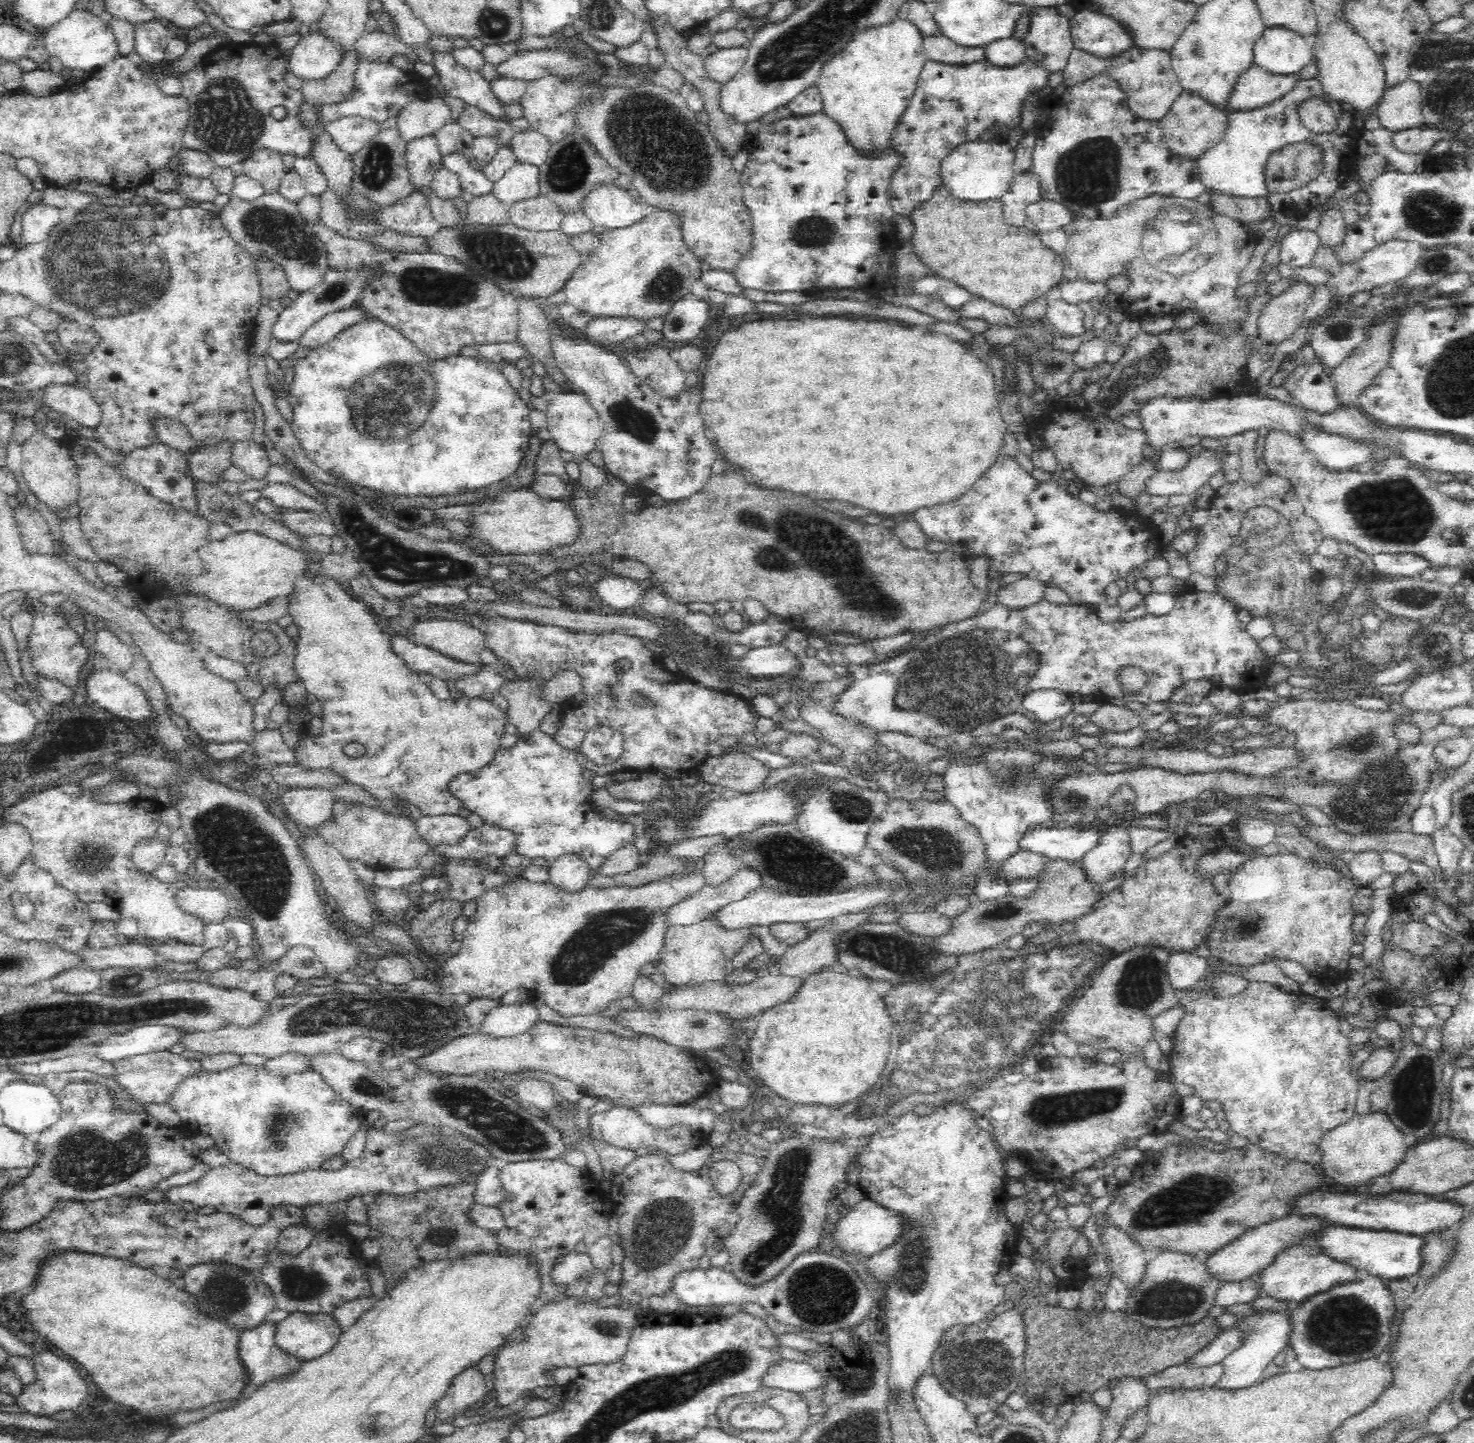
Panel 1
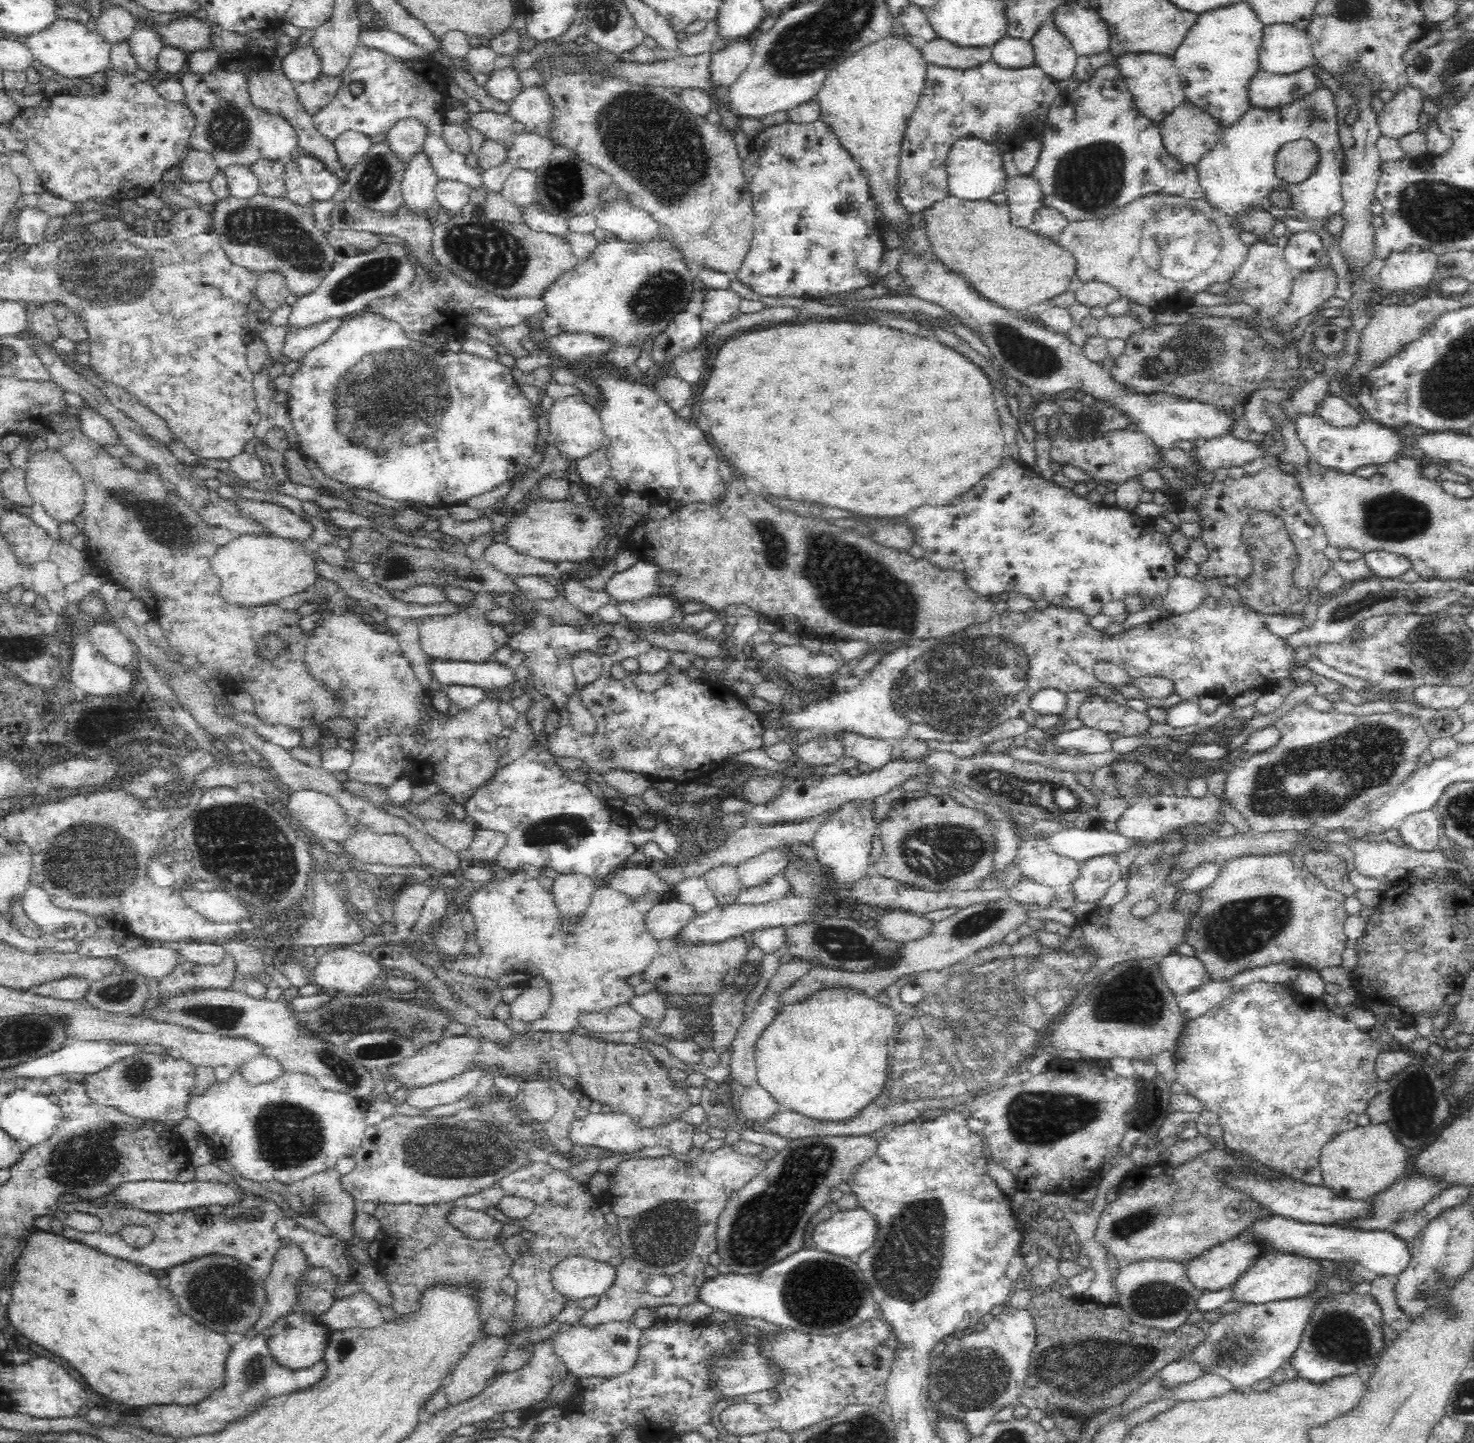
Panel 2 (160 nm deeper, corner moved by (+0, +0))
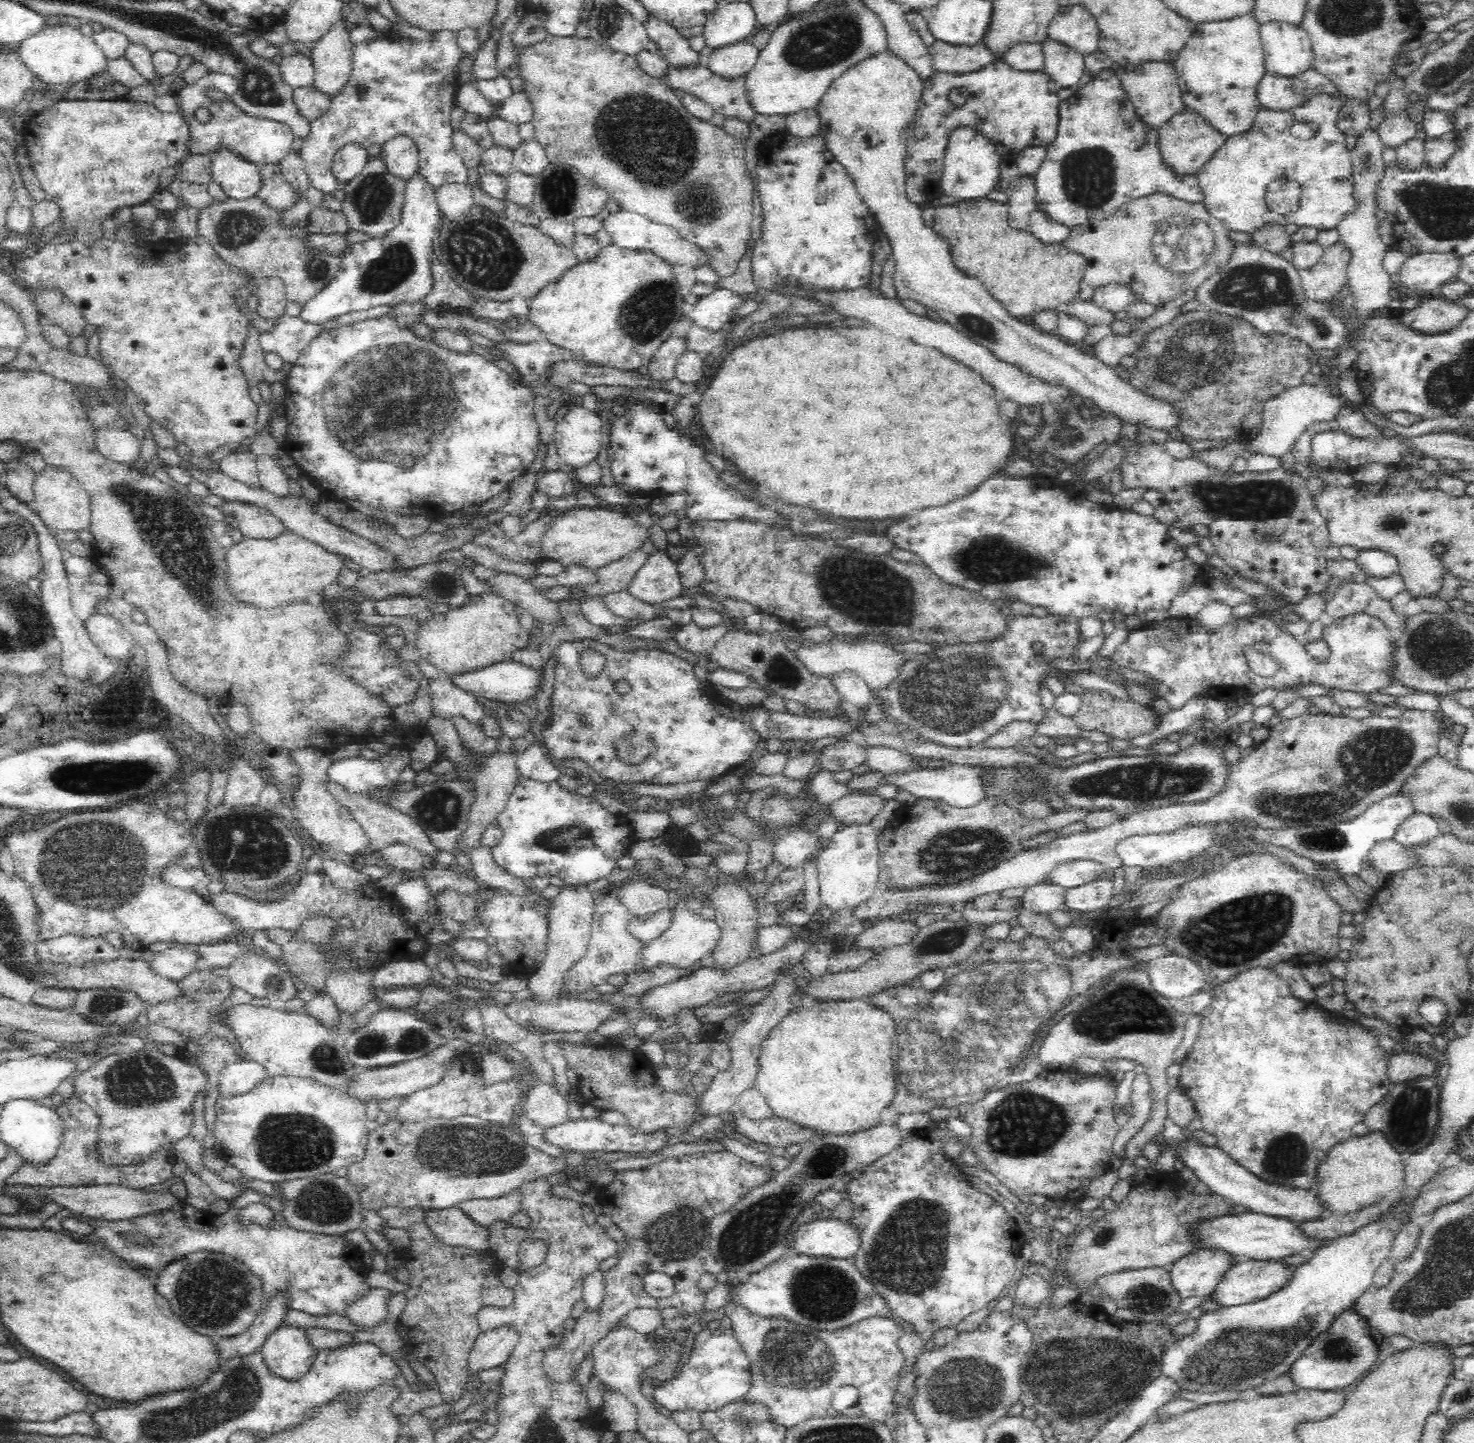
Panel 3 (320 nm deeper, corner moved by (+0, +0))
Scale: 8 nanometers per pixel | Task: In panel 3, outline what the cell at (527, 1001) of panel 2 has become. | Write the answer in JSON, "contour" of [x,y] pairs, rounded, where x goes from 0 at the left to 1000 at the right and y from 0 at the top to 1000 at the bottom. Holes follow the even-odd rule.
{"contour":[[[384,613],[380,615],[379,621],[374,624],[372,635],[372,649],[371,651],[371,661],[368,669],[358,679],[360,692],[363,696],[373,694],[379,690],[382,683],[383,675],[389,666],[396,663],[401,650],[401,640],[404,631],[402,618],[396,613]]]}

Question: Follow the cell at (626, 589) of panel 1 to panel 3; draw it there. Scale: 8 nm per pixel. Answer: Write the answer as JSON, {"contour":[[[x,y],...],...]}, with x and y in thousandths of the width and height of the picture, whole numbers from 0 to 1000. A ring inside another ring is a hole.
{"contour":[[[446,378],[446,381],[440,385],[438,391],[431,396],[423,409],[440,419],[461,414],[464,407],[461,403],[459,389],[453,383],[453,380]]]}

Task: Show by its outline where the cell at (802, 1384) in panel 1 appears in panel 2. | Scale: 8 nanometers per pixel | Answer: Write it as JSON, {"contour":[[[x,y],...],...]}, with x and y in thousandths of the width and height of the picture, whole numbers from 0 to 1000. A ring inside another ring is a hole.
{"contour":[[[505,931],[501,938],[494,938],[495,941],[486,940],[484,949],[483,949],[484,958],[492,970],[504,969],[506,966],[512,966],[517,964],[526,963],[533,958],[532,950],[529,946],[524,945],[514,932]]]}

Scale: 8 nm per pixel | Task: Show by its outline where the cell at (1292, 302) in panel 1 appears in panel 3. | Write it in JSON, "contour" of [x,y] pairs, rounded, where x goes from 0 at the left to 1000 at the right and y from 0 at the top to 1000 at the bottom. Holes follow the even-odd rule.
{"contour":[[[908,167],[898,173],[896,179],[890,186],[881,188],[883,200],[886,208],[898,211],[914,196],[915,175]]]}

